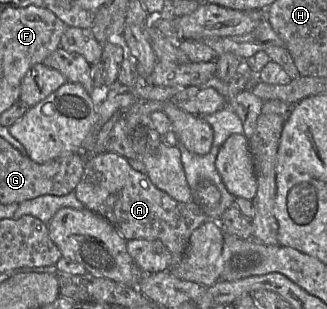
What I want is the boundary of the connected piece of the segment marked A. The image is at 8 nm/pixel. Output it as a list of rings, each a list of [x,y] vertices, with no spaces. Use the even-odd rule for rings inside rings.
[[[108,151],[86,159],[74,193],[84,208],[104,217],[125,240],[161,241],[172,255],[172,267],[181,261],[192,232],[209,220],[193,201],[181,203],[172,199],[155,187],[146,174],[134,170],[128,159]]]

